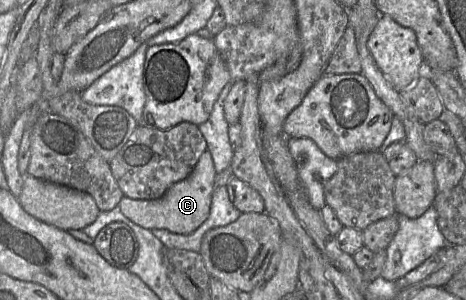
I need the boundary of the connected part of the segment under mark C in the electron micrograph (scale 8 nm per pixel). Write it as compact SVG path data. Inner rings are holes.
M205 151L191 174L174 184L161 198L140 200L124 196L118 206L125 217L145 229L166 229L177 234L190 234L209 216L216 175L212 156Z

